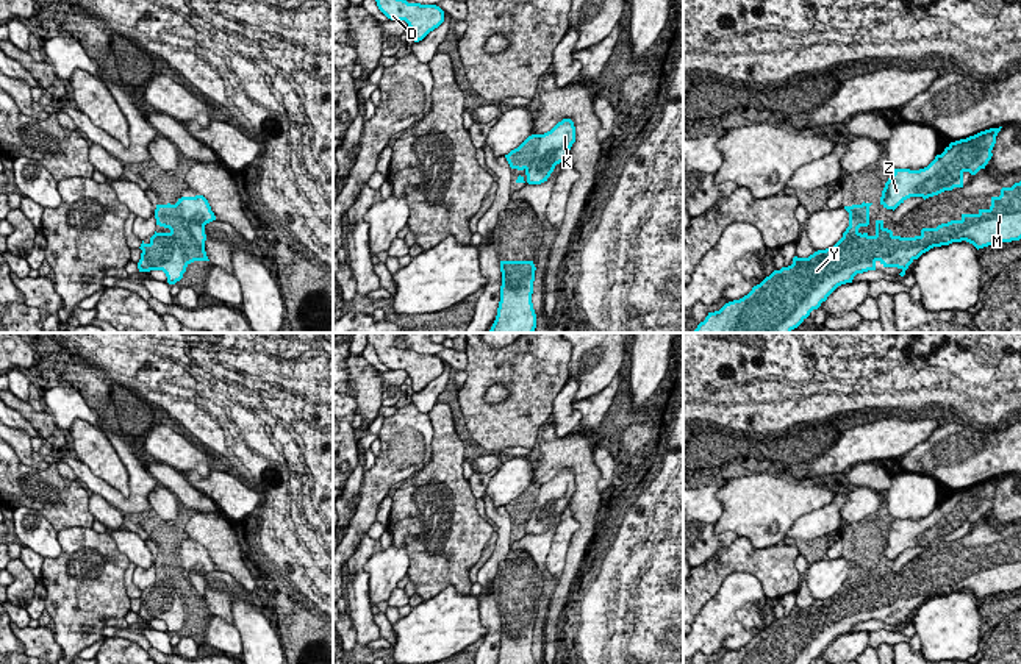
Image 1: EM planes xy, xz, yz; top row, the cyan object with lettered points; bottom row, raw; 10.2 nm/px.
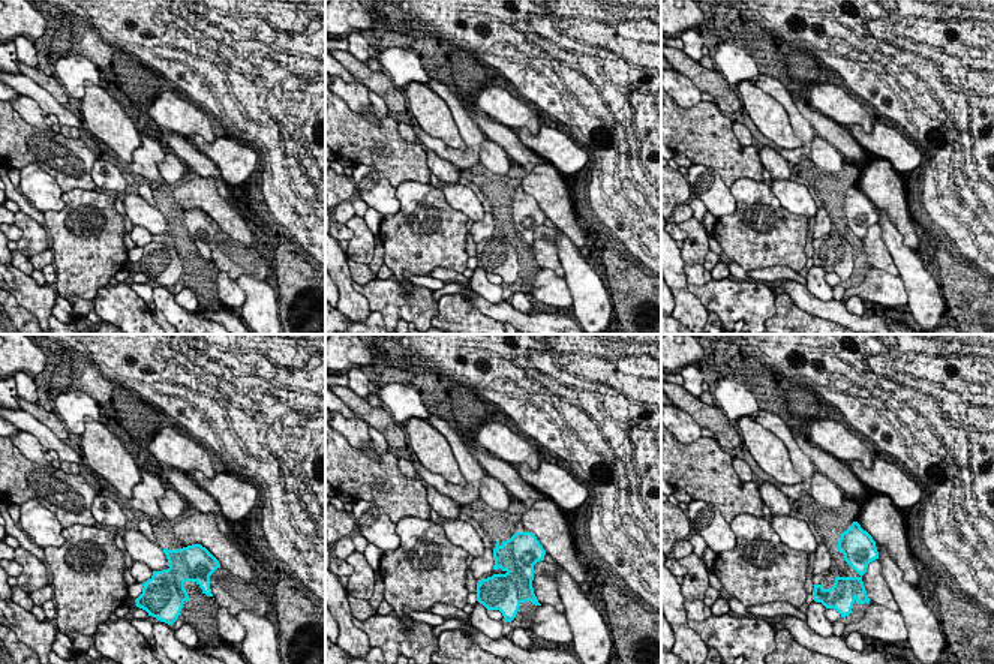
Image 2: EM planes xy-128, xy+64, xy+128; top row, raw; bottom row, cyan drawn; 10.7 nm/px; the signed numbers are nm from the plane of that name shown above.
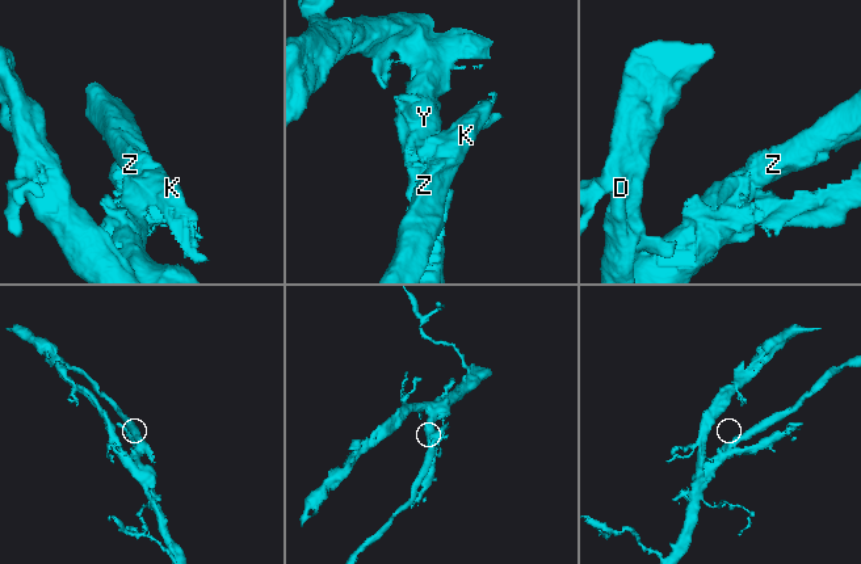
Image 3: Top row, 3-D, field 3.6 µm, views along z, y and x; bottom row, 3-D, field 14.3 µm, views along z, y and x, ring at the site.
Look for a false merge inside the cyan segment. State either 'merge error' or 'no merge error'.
merge error

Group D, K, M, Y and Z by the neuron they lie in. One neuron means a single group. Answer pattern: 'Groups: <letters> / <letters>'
Groups: D M Y / K Z

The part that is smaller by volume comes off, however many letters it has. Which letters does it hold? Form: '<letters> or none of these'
K, Z

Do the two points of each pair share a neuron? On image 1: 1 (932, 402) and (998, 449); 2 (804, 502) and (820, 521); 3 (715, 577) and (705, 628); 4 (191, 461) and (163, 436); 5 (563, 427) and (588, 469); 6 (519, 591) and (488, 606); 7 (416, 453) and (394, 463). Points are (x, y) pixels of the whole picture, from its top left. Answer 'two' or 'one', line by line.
1: two
2: two
3: two
4: one
5: two
6: two
7: one

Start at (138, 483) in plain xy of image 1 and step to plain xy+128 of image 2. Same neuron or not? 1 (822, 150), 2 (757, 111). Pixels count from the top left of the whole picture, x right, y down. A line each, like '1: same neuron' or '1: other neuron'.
1: other neuron
2: other neuron

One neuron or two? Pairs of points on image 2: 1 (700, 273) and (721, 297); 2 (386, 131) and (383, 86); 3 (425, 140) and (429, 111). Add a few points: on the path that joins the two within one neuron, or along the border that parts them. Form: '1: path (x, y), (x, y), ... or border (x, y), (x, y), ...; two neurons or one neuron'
1: border (711, 279), (702, 285), (688, 285); two neurons
2: border (390, 113), (398, 117); two neurons
3: border (419, 126), (458, 150); two neurons

